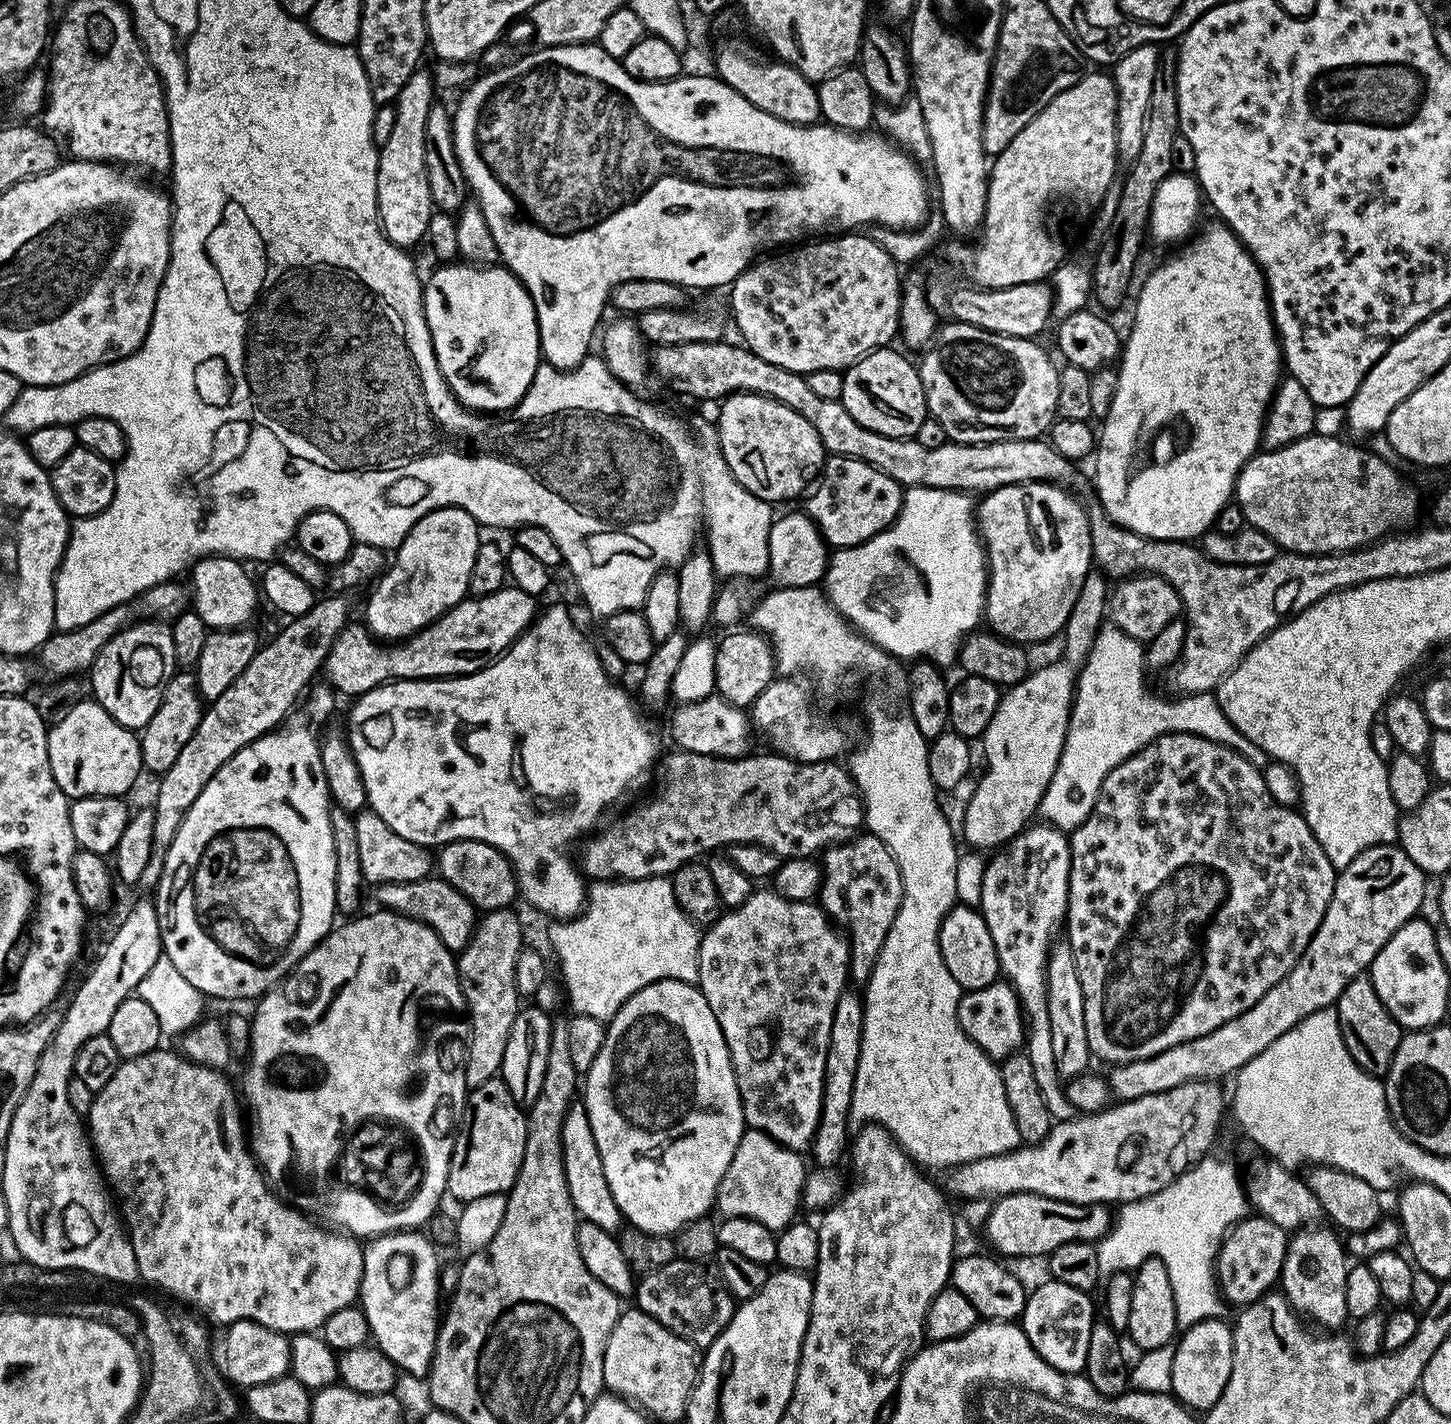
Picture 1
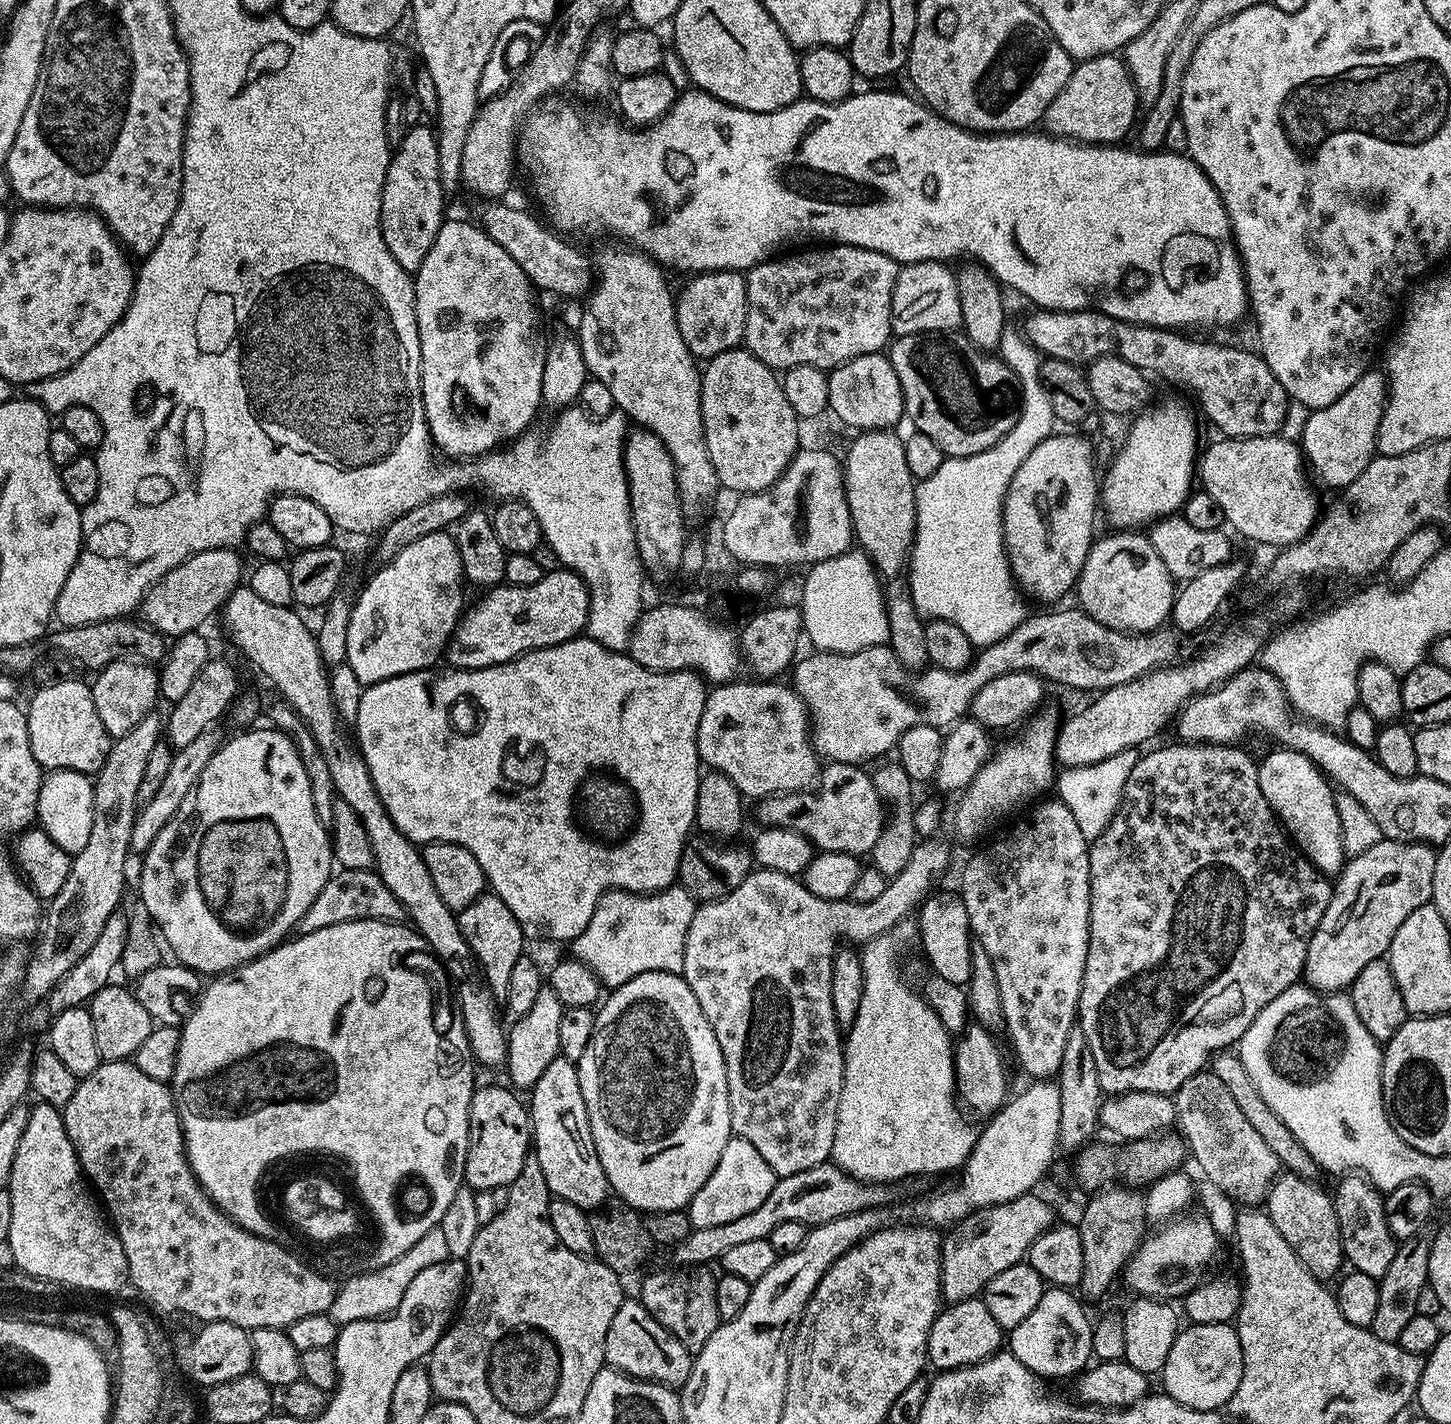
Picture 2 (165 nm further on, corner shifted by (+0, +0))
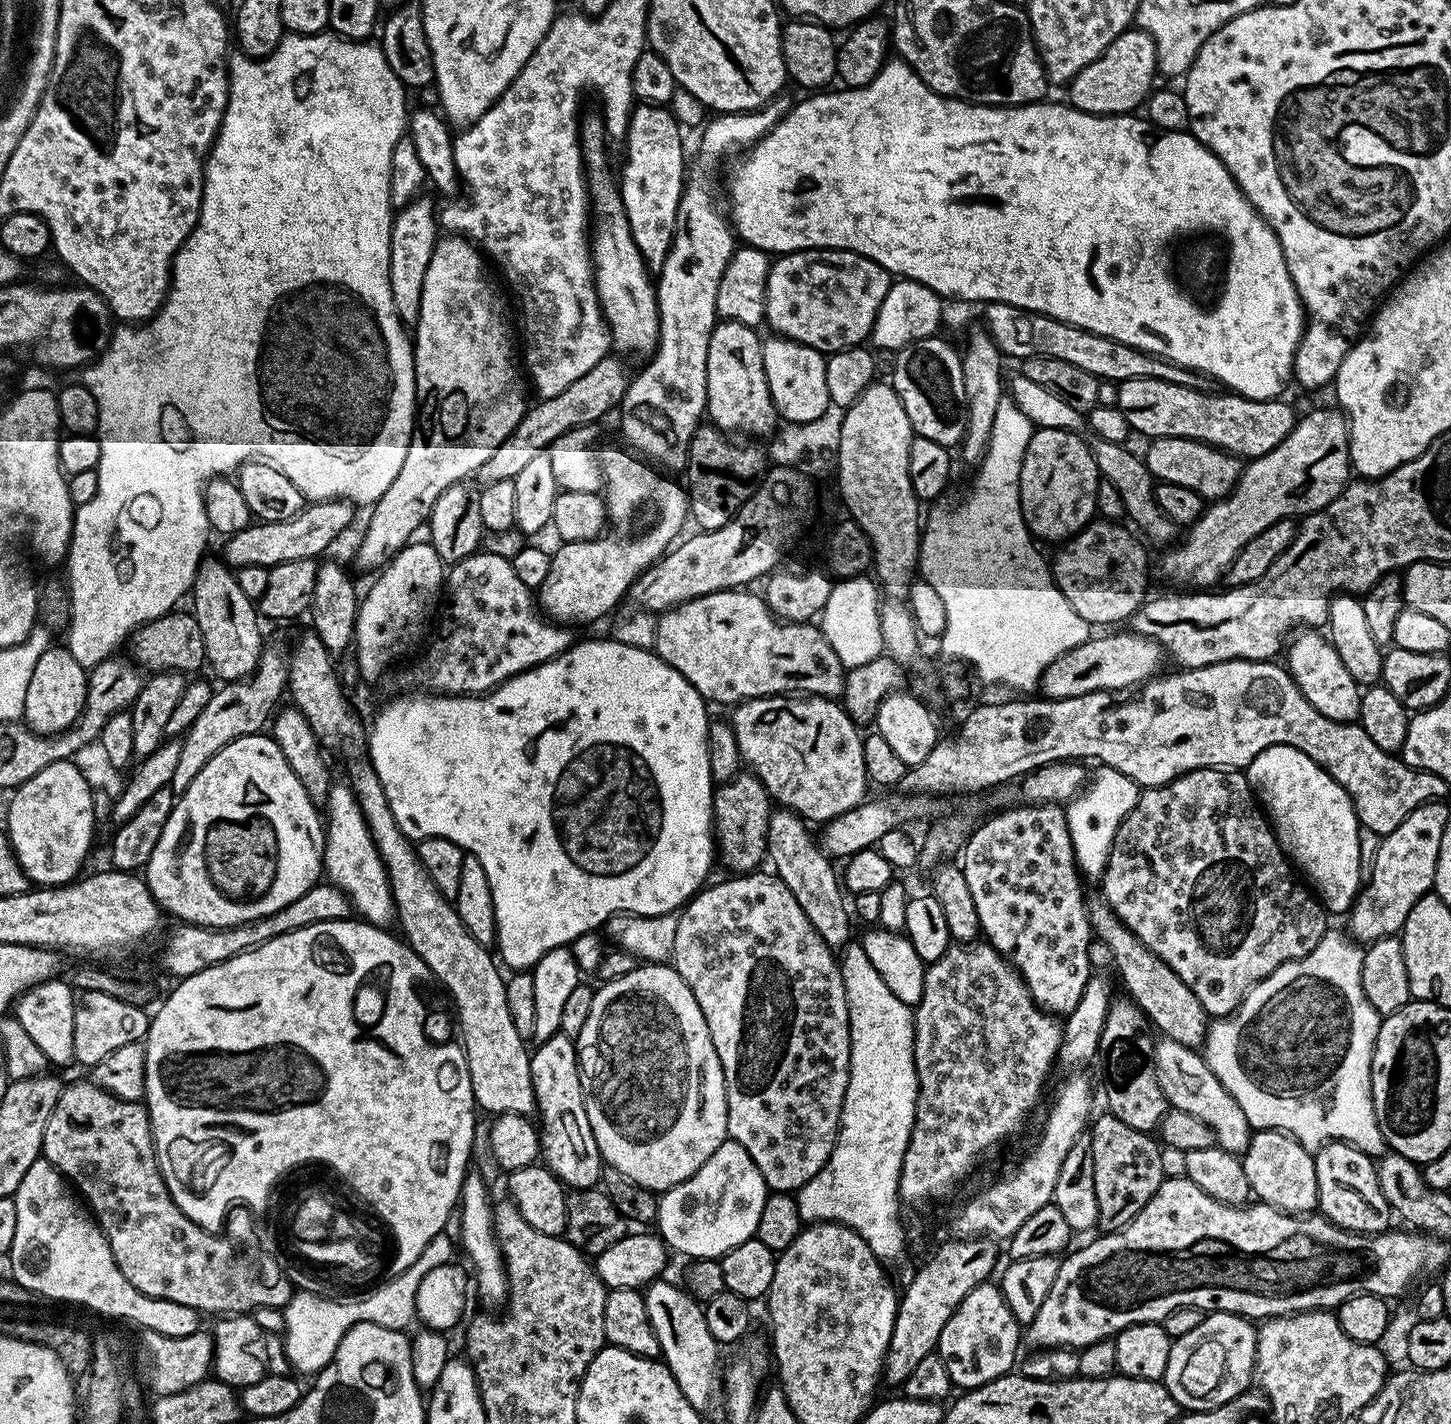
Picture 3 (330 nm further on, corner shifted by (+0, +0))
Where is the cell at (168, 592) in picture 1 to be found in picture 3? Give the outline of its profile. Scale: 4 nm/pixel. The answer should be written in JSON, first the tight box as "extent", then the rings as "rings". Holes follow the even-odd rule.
{"extent":[223,500,357,570],"rings":[[[317,500],[305,503],[304,508],[294,518],[282,522],[253,522],[246,530],[231,537],[224,548],[223,563],[235,570],[246,566],[273,568],[282,562],[316,560],[323,557],[328,547],[347,530],[356,516],[357,509],[343,500]]]}

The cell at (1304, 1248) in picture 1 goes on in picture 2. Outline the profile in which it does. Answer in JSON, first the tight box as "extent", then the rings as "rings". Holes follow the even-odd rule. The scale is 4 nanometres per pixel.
{"extent":[1266,1172,1346,1282],"rings":[[[1284,1172],[1272,1183],[1266,1197],[1266,1211],[1274,1226],[1278,1226],[1282,1238],[1290,1242],[1294,1254],[1302,1258],[1302,1266],[1318,1279],[1328,1282],[1332,1275],[1335,1277],[1345,1267],[1346,1261],[1332,1196],[1324,1193],[1318,1185],[1292,1172]]]}

